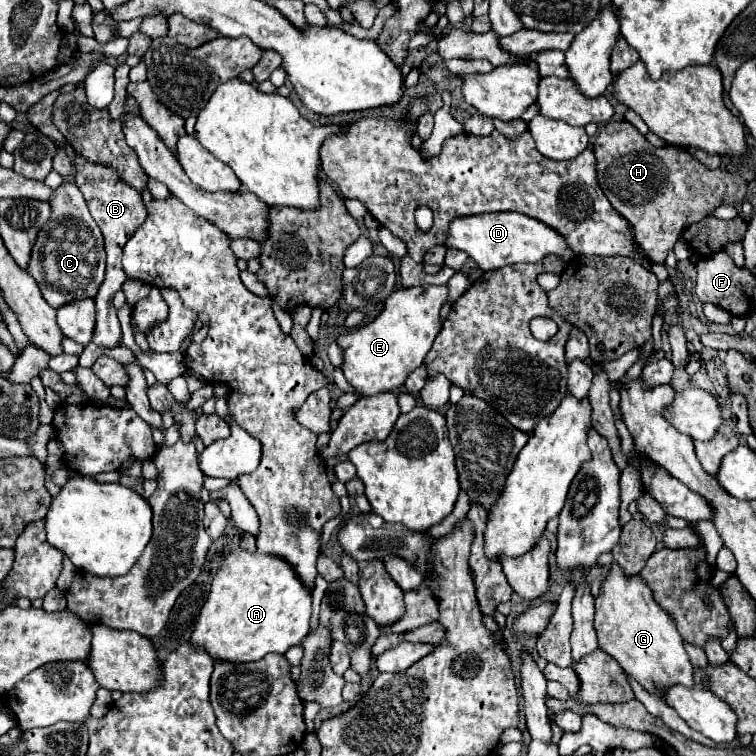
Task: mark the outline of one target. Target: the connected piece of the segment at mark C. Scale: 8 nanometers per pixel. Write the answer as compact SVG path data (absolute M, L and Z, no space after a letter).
M64 181L64 185L56 189L56 199L52 199L50 205L52 219L40 229L40 239L36 241L28 273L38 281L44 299L58 309L64 303L96 295L104 281L106 251L104 235L92 219L80 189L72 181Z

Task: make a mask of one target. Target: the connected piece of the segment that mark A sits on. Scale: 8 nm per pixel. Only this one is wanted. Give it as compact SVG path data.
M236 549L214 577L190 641L204 647L212 659L232 663L258 661L266 653L286 653L308 635L312 591L286 559Z

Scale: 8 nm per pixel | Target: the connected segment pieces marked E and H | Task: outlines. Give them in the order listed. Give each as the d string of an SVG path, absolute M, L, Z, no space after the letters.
M446 285L398 289L386 299L384 311L372 323L336 337L344 355L342 371L346 381L360 397L372 397L402 387L408 375L424 363L424 357L440 331L440 309L446 299Z
M626 119L606 123L592 149L598 161L598 183L604 195L612 207L636 227L640 247L644 247L648 257L656 263L666 261L688 225L698 223L718 205L740 205L746 195L746 181L740 173L728 173L726 169L710 171L676 145L658 149Z

